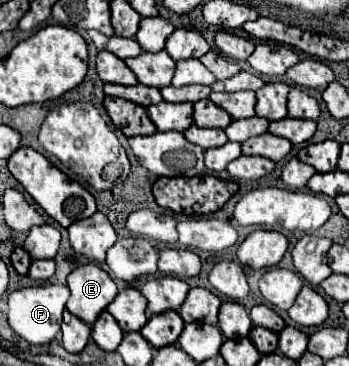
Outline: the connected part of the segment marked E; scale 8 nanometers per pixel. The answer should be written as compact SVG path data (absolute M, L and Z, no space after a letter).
M93 263L71 271L67 277L67 287L71 289L67 311L89 325L97 321L99 313L117 295L117 285L113 283L113 279Z

